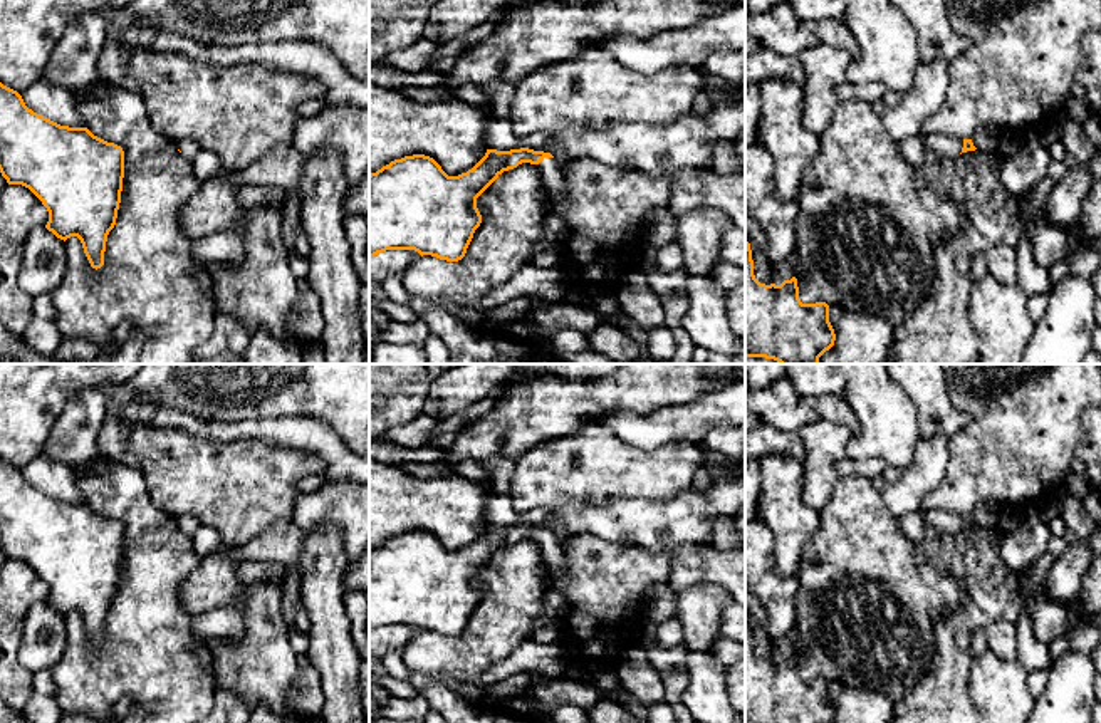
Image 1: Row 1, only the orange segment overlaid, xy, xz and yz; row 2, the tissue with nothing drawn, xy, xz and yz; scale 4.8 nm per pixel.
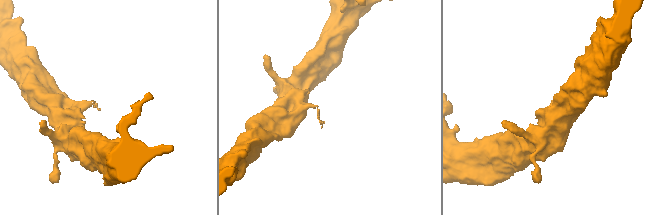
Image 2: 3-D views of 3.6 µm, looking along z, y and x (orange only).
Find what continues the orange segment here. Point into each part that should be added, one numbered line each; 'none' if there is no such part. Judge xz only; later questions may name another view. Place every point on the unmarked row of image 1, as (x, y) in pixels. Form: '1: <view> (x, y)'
1: xz (551, 547)

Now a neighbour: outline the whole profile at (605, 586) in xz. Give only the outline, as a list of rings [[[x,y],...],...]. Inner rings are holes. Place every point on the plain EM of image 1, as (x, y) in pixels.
[[[576,535],[561,542],[566,570],[561,582],[557,572],[542,562],[540,574],[550,587],[567,601],[566,632],[561,644],[569,663],[581,666],[606,666],[611,659],[636,644],[641,621],[644,619],[644,592],[650,585],[670,579],[670,552],[650,554],[641,549],[619,549],[594,535]]]

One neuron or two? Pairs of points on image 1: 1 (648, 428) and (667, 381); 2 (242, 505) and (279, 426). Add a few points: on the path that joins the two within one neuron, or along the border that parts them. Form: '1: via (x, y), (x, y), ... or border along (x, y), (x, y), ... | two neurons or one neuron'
1: border along (693, 400), (660, 406), (650, 413), (616, 413) | two neurons
2: border along (266, 442), (301, 453) | two neurons

